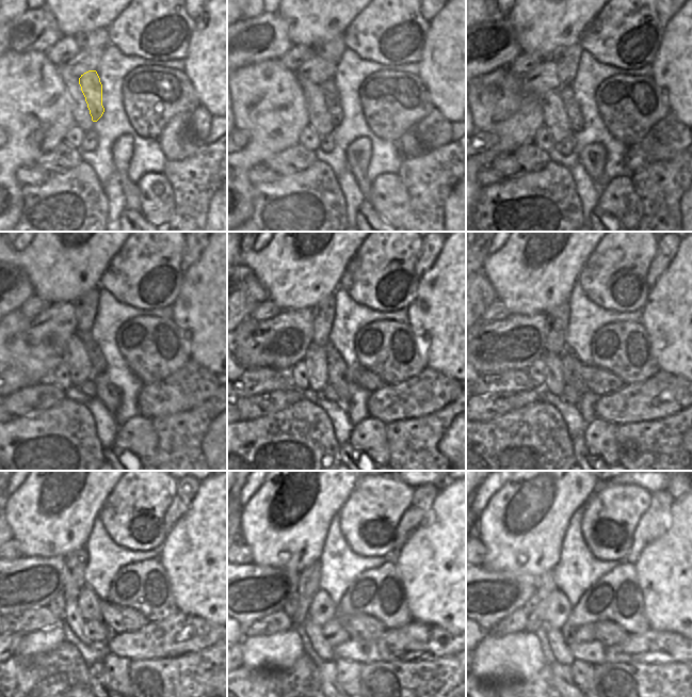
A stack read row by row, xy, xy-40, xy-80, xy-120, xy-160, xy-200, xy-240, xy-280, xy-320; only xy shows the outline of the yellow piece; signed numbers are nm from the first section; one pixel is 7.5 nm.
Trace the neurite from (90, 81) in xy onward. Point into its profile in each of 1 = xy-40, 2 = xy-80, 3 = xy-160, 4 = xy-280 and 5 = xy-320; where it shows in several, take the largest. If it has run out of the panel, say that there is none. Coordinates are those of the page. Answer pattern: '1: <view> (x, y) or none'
1: xy-40 (328, 89)
2: xy-80 (572, 108)
3: xy-160 (366, 379)
4: xy-280 (361, 627)
5: xy-320 (609, 633)

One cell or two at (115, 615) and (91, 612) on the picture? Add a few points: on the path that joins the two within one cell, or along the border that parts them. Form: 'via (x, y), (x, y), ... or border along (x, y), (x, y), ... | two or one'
border along (98, 598), (98, 610), (102, 620) | two

